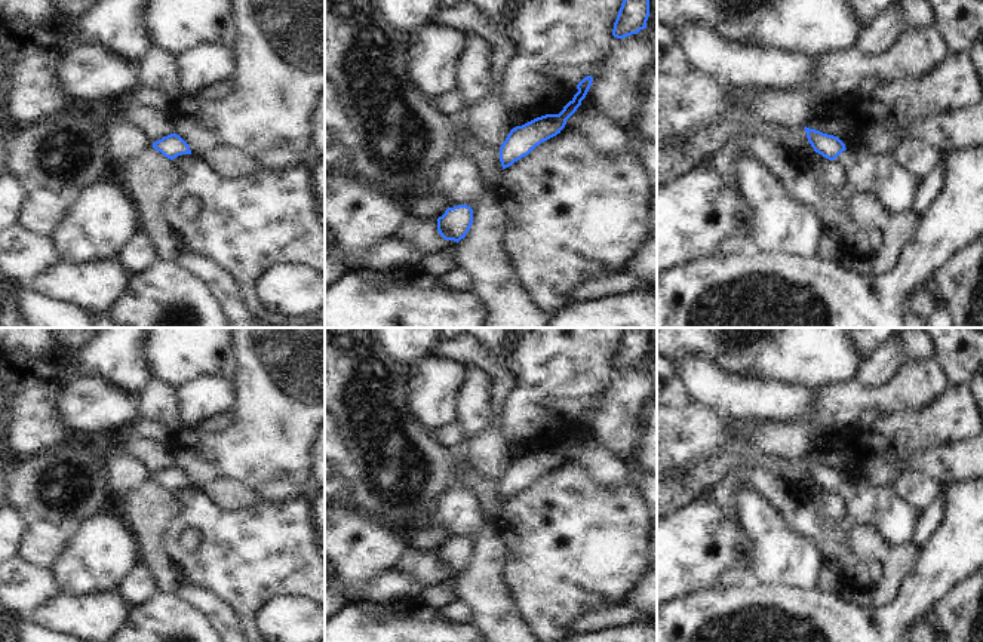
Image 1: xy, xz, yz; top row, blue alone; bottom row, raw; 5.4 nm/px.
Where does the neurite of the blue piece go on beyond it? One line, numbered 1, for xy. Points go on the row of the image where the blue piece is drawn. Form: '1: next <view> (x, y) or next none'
1: next none

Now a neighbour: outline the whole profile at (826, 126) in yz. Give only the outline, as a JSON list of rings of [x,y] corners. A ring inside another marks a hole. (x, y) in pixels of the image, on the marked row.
[[[811,120],[807,128],[810,129],[815,129],[815,130],[820,130],[823,133],[827,133],[827,135],[833,135],[836,136],[836,133],[839,132],[839,125],[838,123],[833,123],[830,120]]]

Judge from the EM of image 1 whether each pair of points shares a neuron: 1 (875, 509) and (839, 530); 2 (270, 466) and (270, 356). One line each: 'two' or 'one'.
1: one
2: one

